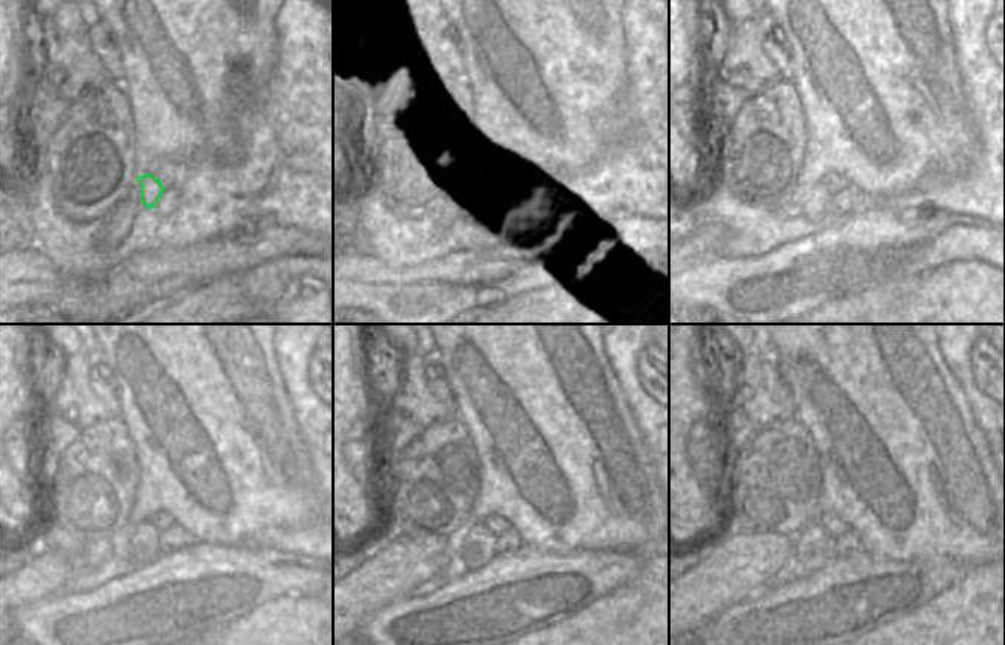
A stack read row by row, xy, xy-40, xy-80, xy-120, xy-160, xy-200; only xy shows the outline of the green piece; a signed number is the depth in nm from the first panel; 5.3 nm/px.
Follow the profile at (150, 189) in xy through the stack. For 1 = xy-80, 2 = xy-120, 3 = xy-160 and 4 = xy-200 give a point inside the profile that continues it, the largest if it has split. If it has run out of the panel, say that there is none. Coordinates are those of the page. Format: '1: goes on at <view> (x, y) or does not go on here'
1: goes on at xy-80 (813, 207)
2: goes on at xy-120 (143, 549)
3: goes on at xy-160 (479, 548)
4: goes on at xy-200 (813, 548)

